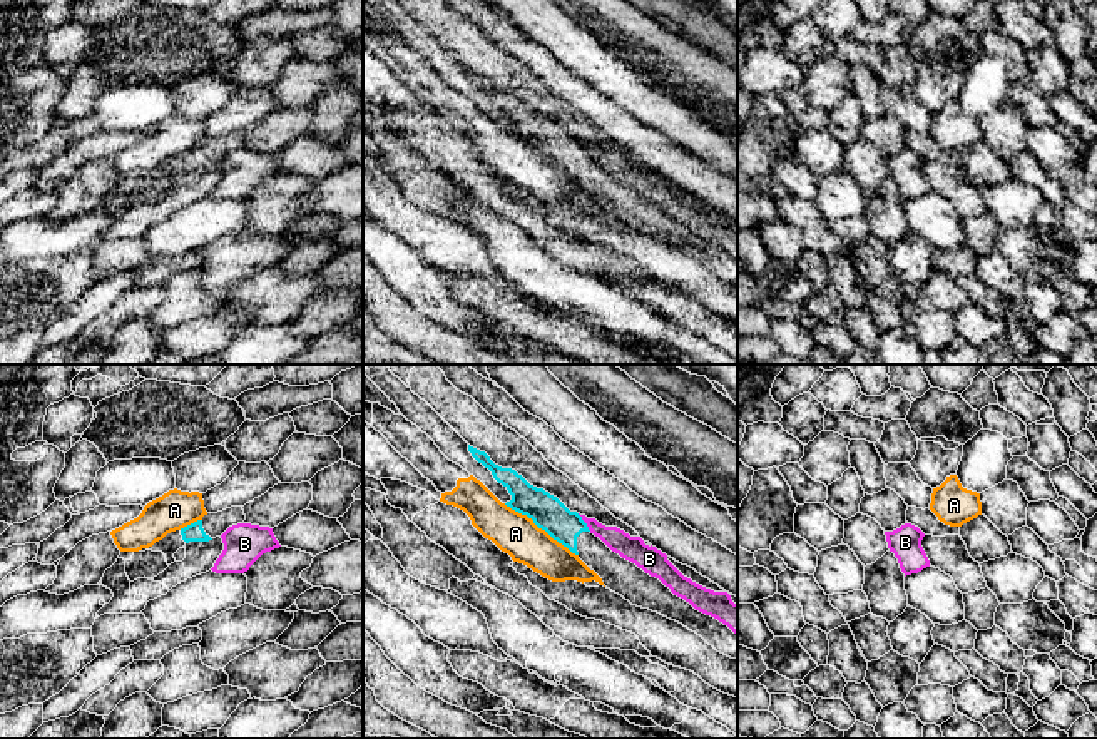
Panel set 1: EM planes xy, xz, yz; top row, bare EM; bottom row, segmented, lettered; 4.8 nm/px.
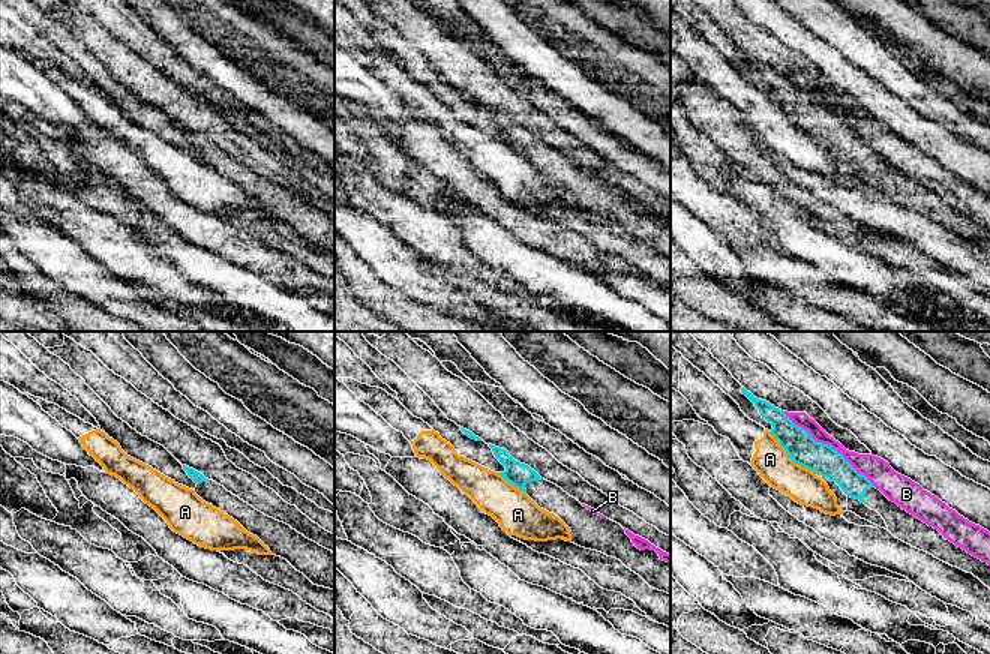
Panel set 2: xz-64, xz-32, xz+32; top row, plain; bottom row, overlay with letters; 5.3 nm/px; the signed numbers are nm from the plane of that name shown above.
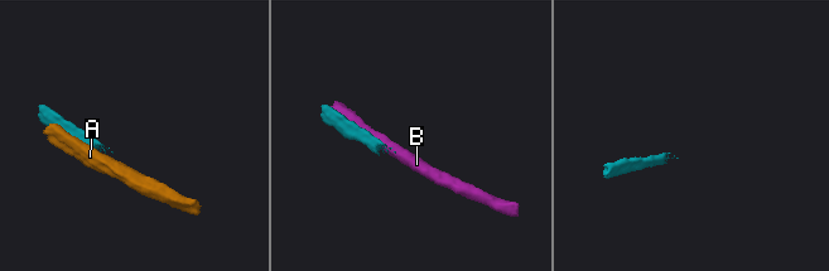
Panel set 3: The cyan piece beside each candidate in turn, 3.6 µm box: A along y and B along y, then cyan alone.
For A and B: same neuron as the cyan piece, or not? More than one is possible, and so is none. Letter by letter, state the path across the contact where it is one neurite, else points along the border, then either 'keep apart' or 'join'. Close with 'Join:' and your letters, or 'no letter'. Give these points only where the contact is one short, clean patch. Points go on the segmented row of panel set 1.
A: keep apart
B: keep apart
Join: no letter

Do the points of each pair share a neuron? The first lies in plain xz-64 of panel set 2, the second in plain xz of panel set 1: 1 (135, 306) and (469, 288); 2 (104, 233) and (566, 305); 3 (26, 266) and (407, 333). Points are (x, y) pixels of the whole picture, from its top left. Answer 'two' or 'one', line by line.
1: two
2: two
3: one

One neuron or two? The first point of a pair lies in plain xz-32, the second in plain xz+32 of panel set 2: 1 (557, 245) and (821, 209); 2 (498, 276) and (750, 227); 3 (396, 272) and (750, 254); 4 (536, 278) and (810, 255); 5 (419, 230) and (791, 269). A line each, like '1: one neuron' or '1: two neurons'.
1: one neuron
2: one neuron
3: two neurons
4: one neuron
5: two neurons

